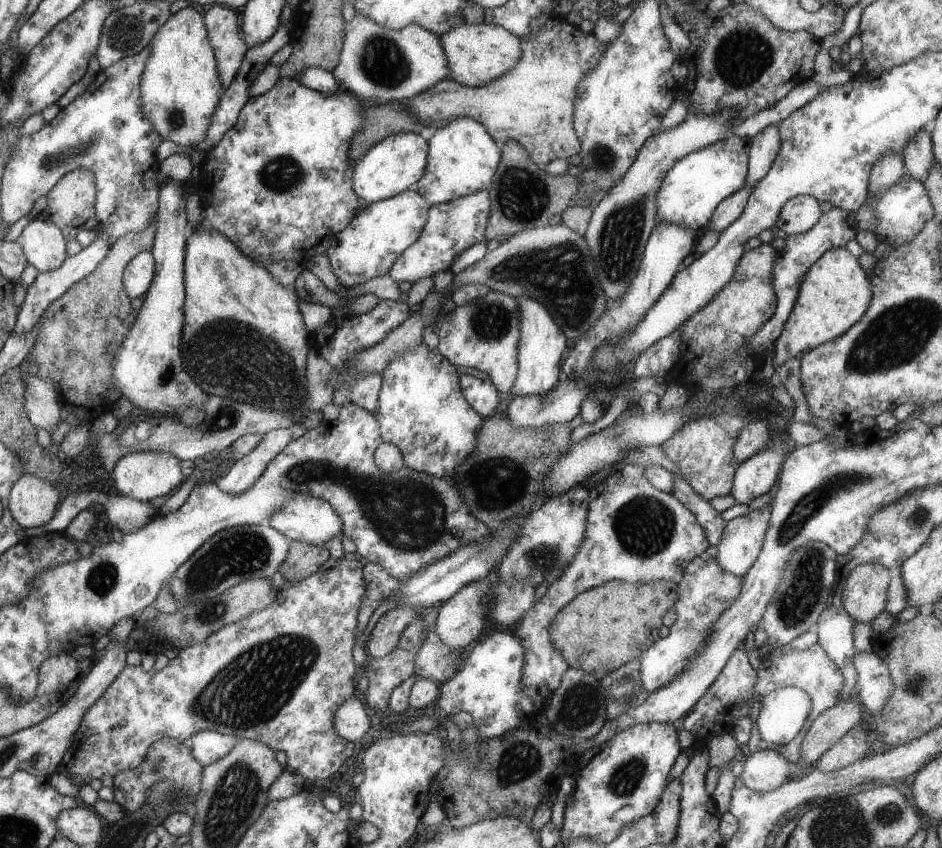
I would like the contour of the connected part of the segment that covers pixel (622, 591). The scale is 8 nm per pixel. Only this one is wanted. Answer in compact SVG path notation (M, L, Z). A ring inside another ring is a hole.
M672 580L646 584L609 581L586 590L568 602L552 620L549 629L552 646L562 654L568 666L602 680L630 660L640 658L660 639L658 630L662 627L662 618L678 600L676 586L678 583Z

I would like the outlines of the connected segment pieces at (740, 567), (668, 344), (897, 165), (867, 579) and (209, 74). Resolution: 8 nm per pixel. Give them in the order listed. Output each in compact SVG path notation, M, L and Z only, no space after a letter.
M771 503L750 514L730 517L716 546L716 562L722 570L744 577L760 555L771 518Z
M676 328L672 334L660 338L654 342L648 350L644 350L634 362L634 369L630 376L634 378L664 377L672 374L680 354L680 328Z
M882 154L874 166L869 177L869 192L880 192L888 186L894 186L905 174L903 156L900 154Z
M878 564L856 566L846 576L842 601L852 621L871 624L885 611L889 583L889 570Z
M190 6L178 10L176 14L170 14L166 23L162 24L162 28L150 40L149 46L152 53L142 79L143 114L154 124L160 138L179 146L196 146L207 138L208 130L211 129L211 119L222 101L224 90L214 48L211 46L203 19L203 10Z

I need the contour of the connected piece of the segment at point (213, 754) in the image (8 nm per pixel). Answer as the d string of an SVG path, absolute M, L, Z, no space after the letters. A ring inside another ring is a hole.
M202 730L189 741L193 756L203 766L212 765L220 758L227 757L239 742L240 739L234 736L219 734L214 730Z

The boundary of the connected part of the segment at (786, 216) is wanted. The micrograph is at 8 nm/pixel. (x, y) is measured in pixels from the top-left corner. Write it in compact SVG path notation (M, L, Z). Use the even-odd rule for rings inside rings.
M794 196L782 206L776 222L776 232L785 235L805 234L814 227L822 214L816 198Z

